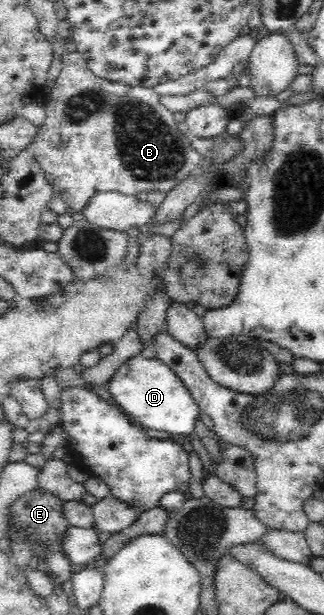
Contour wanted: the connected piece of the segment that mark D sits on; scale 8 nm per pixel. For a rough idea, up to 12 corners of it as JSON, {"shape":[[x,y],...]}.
{"shape":[[140,354],[105,384],[139,426],[188,435],[201,415],[168,364]]}

